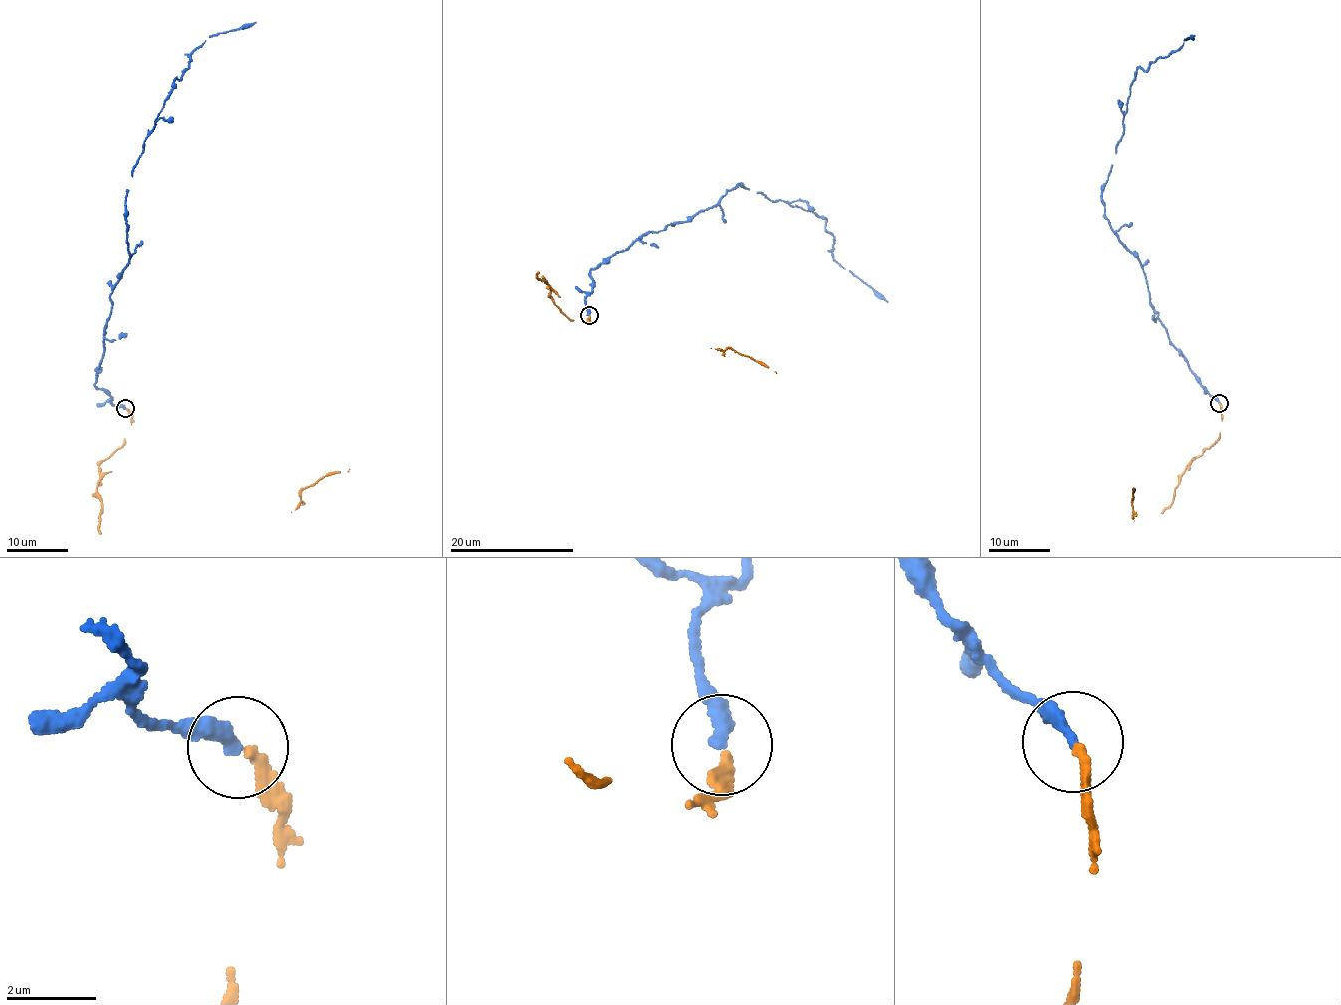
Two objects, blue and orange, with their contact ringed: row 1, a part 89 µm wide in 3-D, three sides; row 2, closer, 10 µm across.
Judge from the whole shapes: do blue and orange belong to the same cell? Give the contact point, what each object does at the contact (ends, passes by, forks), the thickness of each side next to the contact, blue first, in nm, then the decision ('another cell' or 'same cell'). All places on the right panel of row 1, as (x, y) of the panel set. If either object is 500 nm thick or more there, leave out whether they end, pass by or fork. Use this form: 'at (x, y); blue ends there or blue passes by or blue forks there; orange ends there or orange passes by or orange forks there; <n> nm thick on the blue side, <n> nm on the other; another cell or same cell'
at (1219, 403); blue ends there; orange ends there; 300 nm thick on the blue side, 190 nm on the other; same cell

